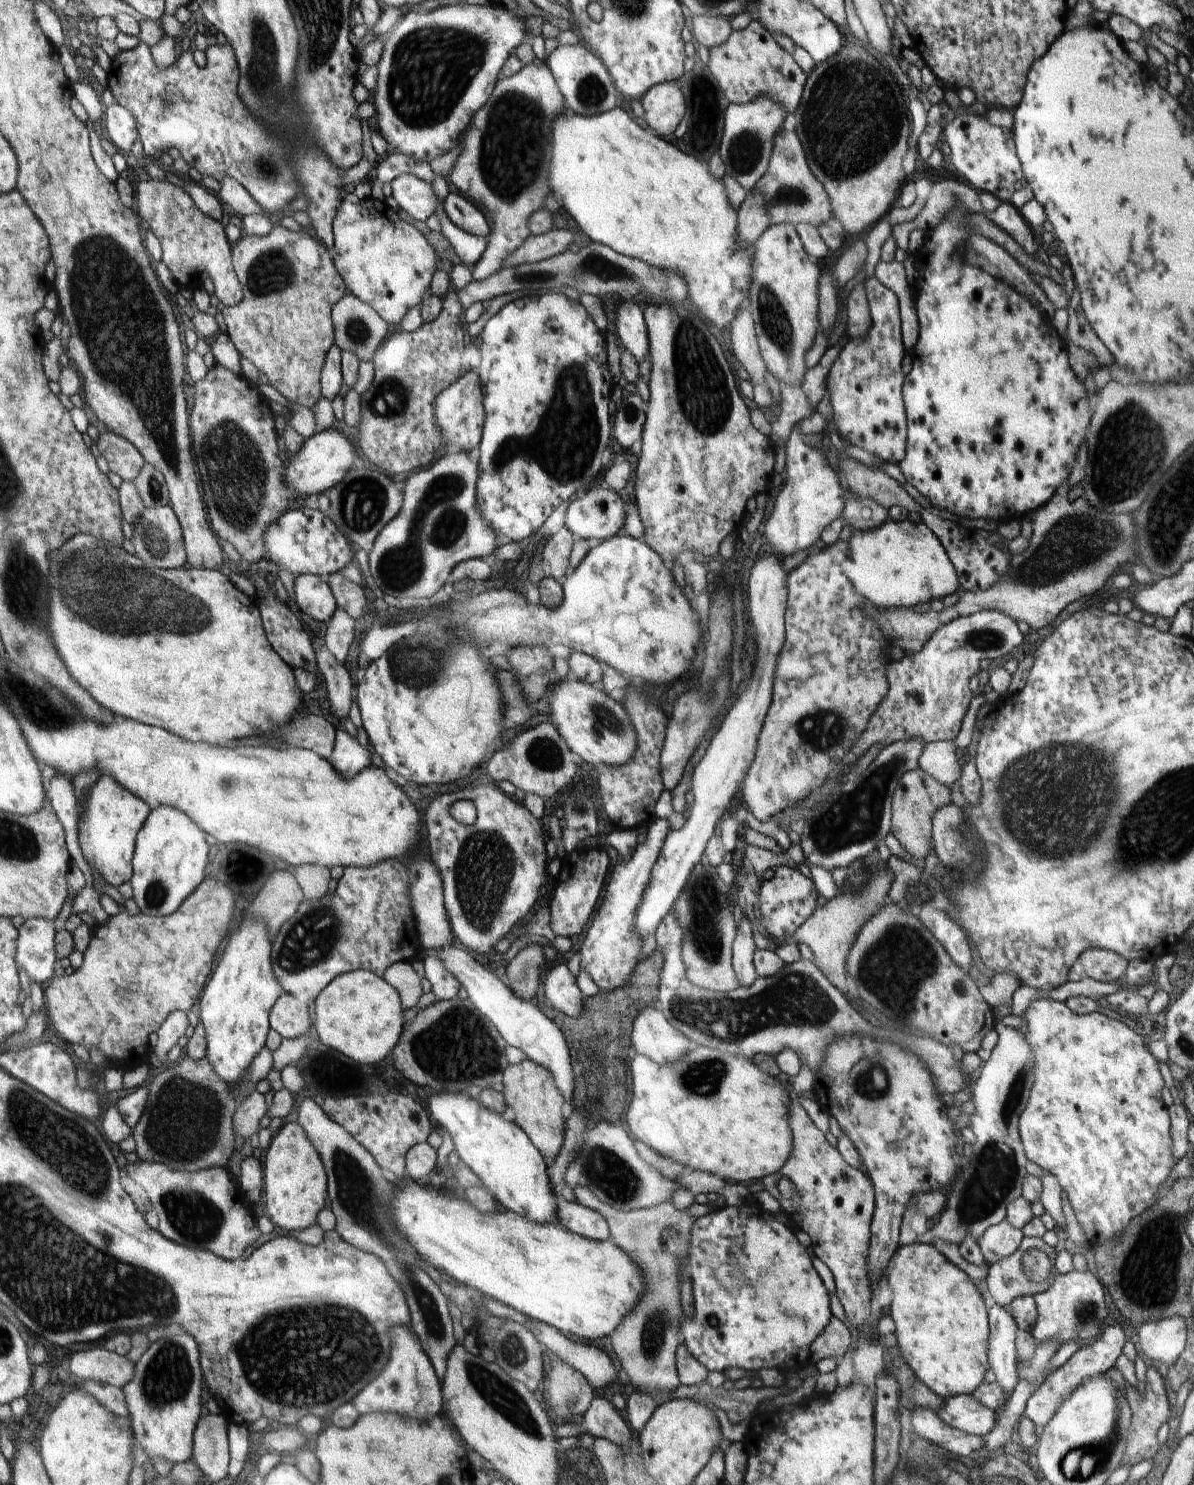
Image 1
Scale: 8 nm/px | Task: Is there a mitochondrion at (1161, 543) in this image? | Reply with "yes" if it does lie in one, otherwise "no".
yes

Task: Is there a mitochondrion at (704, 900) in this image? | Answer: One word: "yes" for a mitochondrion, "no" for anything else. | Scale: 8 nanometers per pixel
yes

